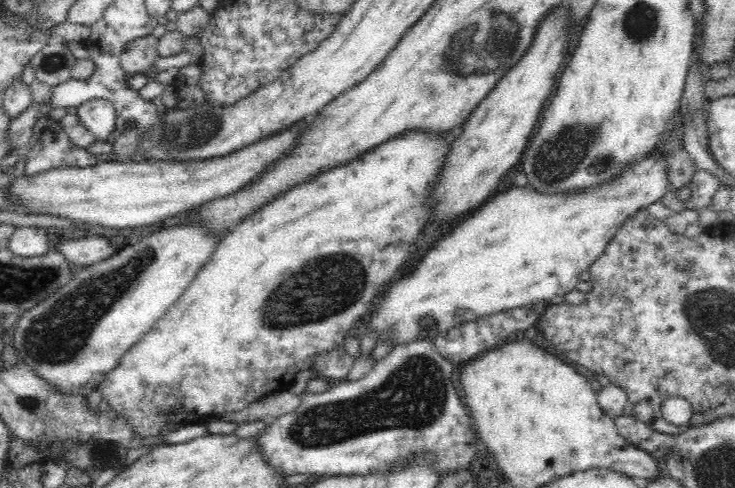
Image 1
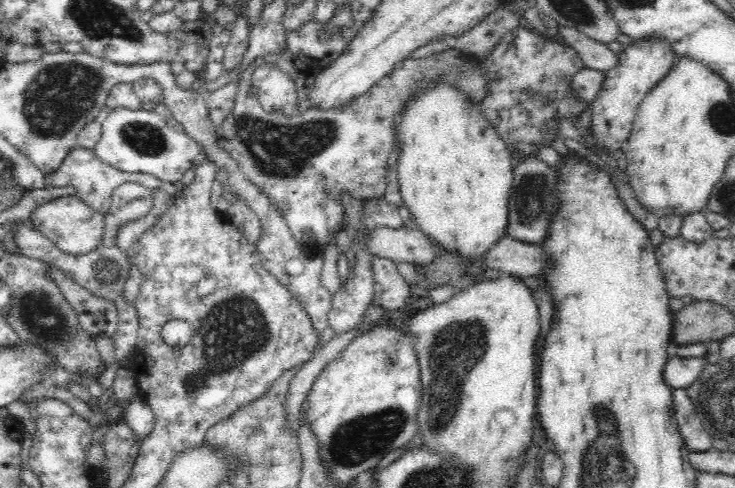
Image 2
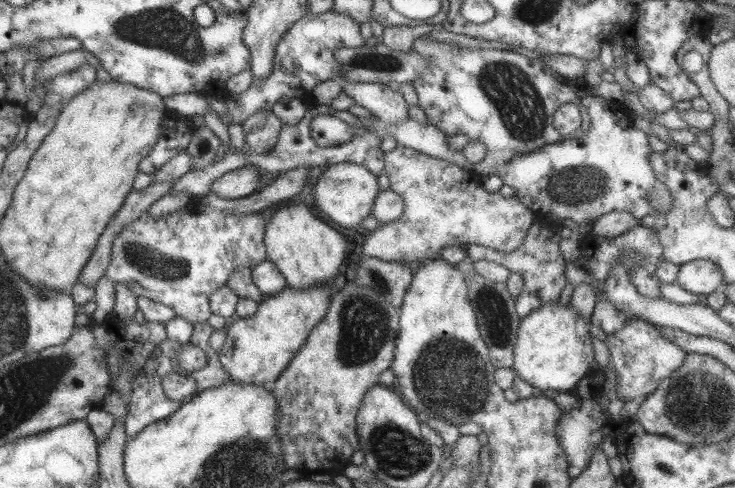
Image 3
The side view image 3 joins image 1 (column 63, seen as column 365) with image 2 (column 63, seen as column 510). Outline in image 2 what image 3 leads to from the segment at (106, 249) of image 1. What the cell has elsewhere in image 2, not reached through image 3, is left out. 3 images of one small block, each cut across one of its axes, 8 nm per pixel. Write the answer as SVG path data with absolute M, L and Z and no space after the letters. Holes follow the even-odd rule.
M76 195L58 197L42 203L31 214L30 220L42 234L46 235L46 238L68 254L83 255L94 250L105 235L105 215L92 210Z

